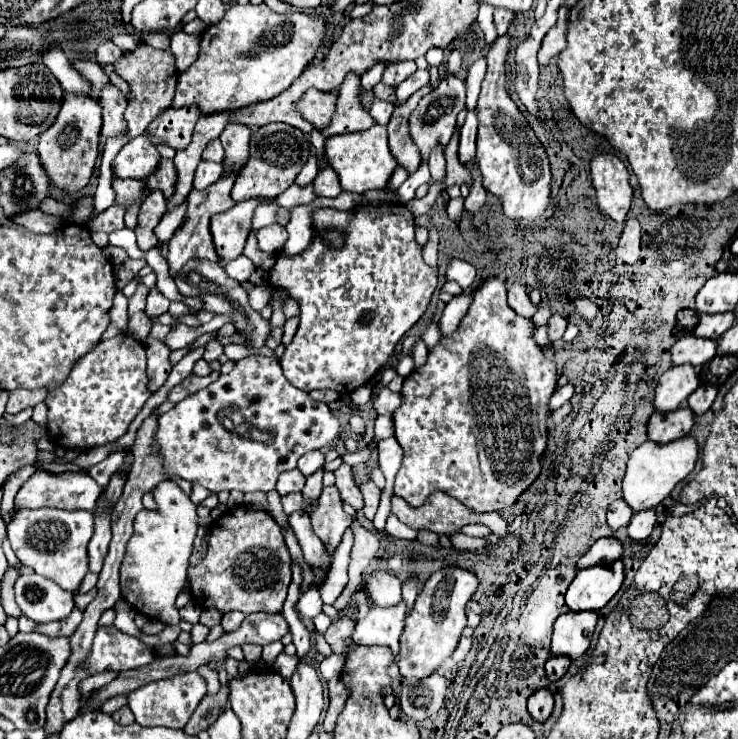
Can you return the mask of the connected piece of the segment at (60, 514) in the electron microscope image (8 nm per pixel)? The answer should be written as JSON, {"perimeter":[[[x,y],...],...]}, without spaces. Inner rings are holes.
{"perimeter":[[[54,507],[20,509],[16,519],[8,525],[8,537],[12,549],[22,565],[34,569],[34,573],[52,579],[62,589],[76,593],[84,575],[88,573],[88,541],[92,539],[92,513],[90,511],[66,511]]]}

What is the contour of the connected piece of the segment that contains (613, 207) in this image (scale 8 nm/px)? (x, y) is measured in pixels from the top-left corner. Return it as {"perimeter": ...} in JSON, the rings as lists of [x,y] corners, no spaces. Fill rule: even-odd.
{"perimeter":[[[602,153],[592,159],[590,175],[600,211],[622,223],[632,205],[632,187],[628,183],[626,165],[616,155]]]}

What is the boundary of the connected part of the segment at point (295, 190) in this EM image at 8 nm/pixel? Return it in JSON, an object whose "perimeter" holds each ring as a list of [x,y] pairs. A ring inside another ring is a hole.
{"perimeter":[[[313,182],[306,187],[300,187],[296,183],[293,183],[288,191],[284,191],[282,195],[278,195],[274,201],[280,207],[294,207],[312,203],[316,197],[313,191]]]}

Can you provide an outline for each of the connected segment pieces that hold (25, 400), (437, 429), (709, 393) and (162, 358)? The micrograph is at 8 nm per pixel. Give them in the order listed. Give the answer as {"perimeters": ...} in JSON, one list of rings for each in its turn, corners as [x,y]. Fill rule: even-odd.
{"perimeters":[[[[42,387],[42,389],[34,389],[34,391],[28,391],[28,389],[16,389],[10,393],[10,399],[8,399],[8,405],[6,405],[6,413],[14,415],[14,413],[20,413],[22,409],[26,409],[28,405],[38,405],[38,403],[44,402],[48,395],[48,391]]],[[[488,279],[476,293],[472,299],[472,305],[466,313],[466,317],[462,319],[460,327],[452,333],[442,337],[442,341],[432,347],[428,351],[428,359],[422,367],[416,367],[406,379],[404,379],[404,387],[402,387],[402,403],[400,407],[392,413],[392,421],[394,421],[394,437],[398,439],[400,447],[404,449],[404,459],[402,459],[402,467],[396,473],[396,481],[394,481],[394,493],[398,497],[402,497],[410,507],[420,507],[424,505],[424,501],[428,499],[430,493],[434,491],[444,491],[448,495],[452,495],[454,499],[458,499],[460,503],[464,503],[466,507],[470,507],[474,513],[488,513],[488,511],[500,511],[500,509],[508,509],[512,507],[518,497],[536,481],[536,477],[542,471],[540,465],[540,457],[546,449],[546,441],[548,441],[548,401],[556,389],[556,379],[558,379],[558,371],[556,371],[556,363],[550,361],[548,357],[544,357],[542,349],[536,345],[536,341],[532,339],[536,325],[532,319],[524,319],[520,315],[516,315],[508,301],[506,301],[506,287],[504,281],[500,279]]],[[[702,385],[702,387],[698,387],[698,389],[688,397],[688,407],[690,407],[696,415],[702,415],[702,413],[706,413],[706,411],[712,407],[716,395],[718,395],[718,387],[716,387],[716,385]]],[[[148,337],[144,341],[144,349],[146,349],[146,357],[148,357],[148,379],[150,379],[148,387],[154,393],[164,385],[164,381],[168,379],[168,373],[172,369],[170,359],[168,359],[170,349],[164,341],[158,341],[152,337]]]]}

